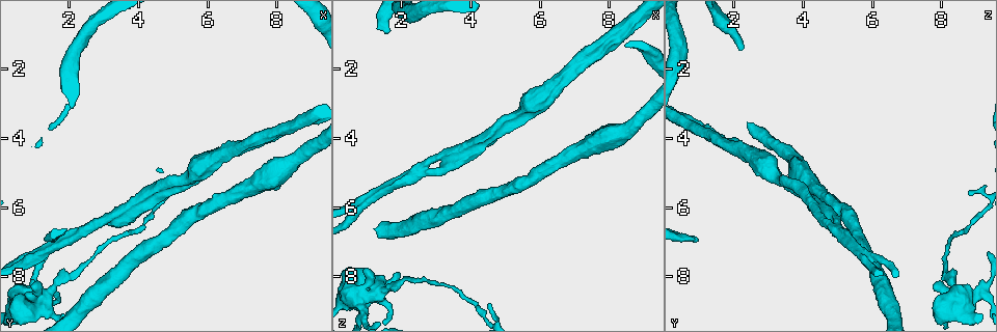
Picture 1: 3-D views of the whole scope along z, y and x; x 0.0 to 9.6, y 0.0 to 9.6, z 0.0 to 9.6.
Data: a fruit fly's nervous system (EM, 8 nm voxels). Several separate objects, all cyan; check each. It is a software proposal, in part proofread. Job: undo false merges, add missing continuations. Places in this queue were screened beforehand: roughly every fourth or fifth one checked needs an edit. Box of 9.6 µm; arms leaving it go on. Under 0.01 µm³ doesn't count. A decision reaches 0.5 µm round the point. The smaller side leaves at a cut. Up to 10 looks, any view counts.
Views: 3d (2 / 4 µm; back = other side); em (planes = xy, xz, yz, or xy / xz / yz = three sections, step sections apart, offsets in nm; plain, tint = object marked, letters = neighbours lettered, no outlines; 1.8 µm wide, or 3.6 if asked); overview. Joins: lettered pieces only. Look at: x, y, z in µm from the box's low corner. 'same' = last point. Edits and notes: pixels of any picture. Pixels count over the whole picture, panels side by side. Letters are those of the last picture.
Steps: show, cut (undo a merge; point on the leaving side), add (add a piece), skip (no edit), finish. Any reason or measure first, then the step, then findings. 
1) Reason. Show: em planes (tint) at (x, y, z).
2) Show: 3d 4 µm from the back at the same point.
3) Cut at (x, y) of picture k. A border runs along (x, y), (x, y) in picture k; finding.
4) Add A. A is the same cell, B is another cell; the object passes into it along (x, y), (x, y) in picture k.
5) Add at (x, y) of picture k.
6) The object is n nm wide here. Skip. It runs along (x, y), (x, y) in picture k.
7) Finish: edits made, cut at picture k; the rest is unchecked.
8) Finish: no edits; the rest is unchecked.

Thin end. Show: em yz step 8 (tint) at (4.55, 5.55, 8.80).

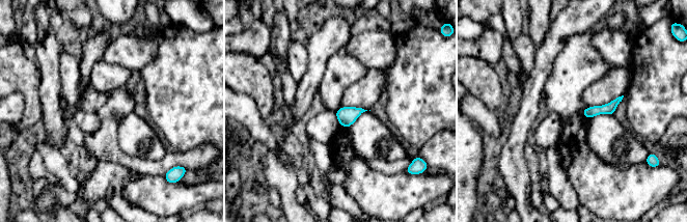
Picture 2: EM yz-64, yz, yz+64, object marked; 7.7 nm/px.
Another direction. Show: em planes (letters) at the same point.

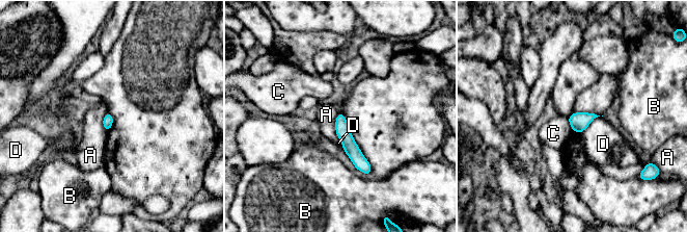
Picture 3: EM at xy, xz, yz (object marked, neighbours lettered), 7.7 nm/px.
The longest contact is with D, 220 nm. Skip. A, B, C and D are other cells; a border runs along (338, 111), (335, 118), (337, 138) in picture 3; no lettered piece goes on from it.

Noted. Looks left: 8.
Show: 3d 2 µm at (1.60, 7.00, 1.00).

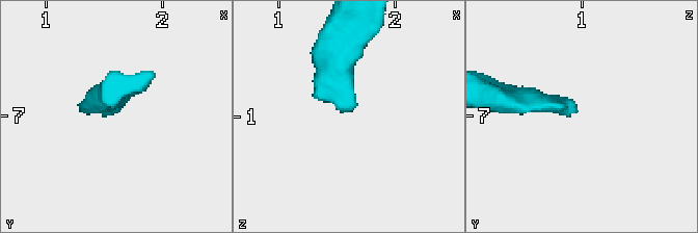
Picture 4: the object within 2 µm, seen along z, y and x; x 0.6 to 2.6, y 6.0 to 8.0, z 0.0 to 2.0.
Show: em planes (plain) at (1.60, 6.94, 0.92).

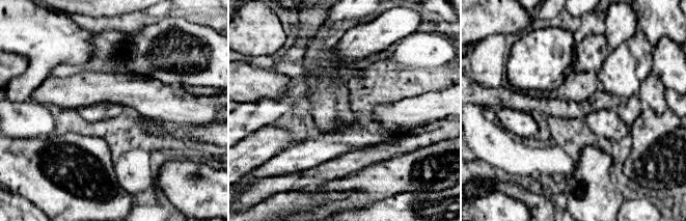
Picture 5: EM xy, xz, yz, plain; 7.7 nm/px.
Show: em planes (letters) at the same point.

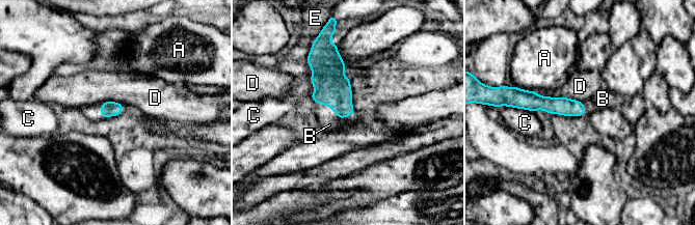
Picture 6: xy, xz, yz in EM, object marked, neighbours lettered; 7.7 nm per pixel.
The object is 120 nm wide here. Add B. B is the same cell, A, C, D and E are other cells; the object passes into it along (332, 89), (345, 117), (329, 124) in picture 6; the neuron continues.

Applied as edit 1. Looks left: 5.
Three arms meet. Show: 3d 4 µm from the back at (0.85, 7.50, 5.90).

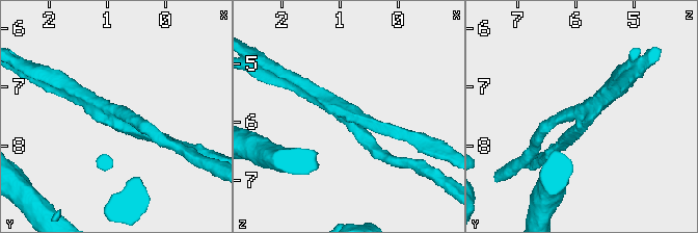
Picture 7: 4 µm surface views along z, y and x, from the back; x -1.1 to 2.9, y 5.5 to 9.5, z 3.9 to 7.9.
3 arms meet here; the arms are 200, 220, 220 nm wide. Show: em planes (plain) at (0.85, 7.50, 5.90).

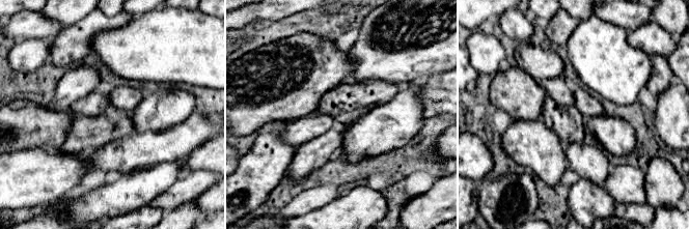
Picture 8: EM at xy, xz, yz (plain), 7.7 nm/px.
What lies round it. Show: em planes (letters) at the same point.

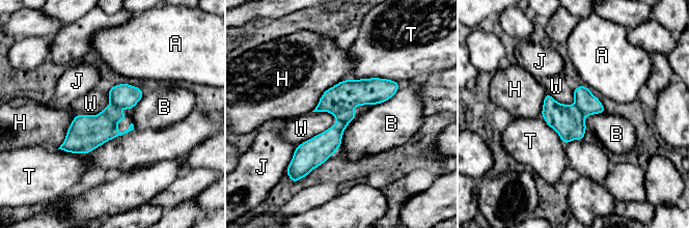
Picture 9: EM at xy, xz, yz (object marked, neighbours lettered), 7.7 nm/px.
The longest contact is with T, 420 nm. Cut at (324, 145) of picture 9. A, B, H, J, T and W are other cells; a border runs along (349, 121), (336, 122) in picture 9; a second neuron is stuck on.

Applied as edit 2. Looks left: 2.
Show: em planes (letters) at (0.85, 8.85, 8.75).

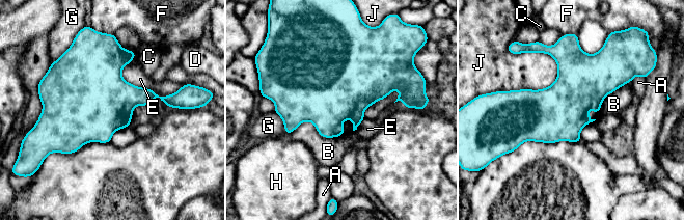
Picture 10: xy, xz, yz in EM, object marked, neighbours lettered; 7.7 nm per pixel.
The object is 440 nm wide here. Skip. A, B, C, D, E, F, G, H and J are other cells; a border runs along (120, 71), (159, 95), (179, 89) in picture 10; one neuron here.

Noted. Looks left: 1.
Finish: edits made, add at picture 6, cut at picture 9; the rest is unchecked.

